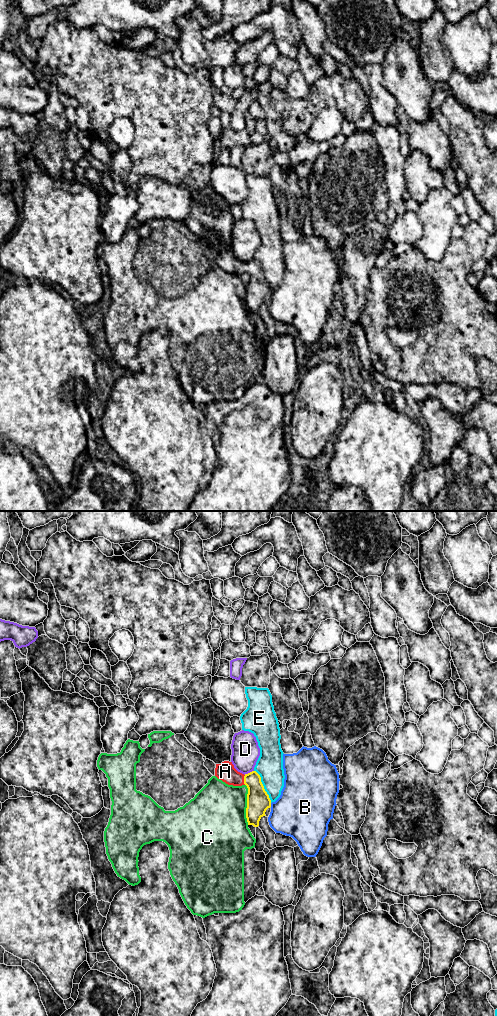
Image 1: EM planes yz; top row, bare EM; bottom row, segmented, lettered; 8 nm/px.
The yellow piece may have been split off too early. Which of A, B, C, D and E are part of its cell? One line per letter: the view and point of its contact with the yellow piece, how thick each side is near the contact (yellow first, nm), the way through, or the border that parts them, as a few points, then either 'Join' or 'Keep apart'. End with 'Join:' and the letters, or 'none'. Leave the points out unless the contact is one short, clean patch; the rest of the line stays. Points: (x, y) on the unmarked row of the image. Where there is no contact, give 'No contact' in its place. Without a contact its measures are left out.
A: Touches yellow at yz (244, 268). Thickness 190 nm (yellow) against 150 nm. Path across: yz (258, 289), (256, 279), (244, 268), (234, 266), (225, 259). Join
B: Touches yellow at yz (270, 293). Thickness 190 nm (yellow) against 420 nm. Keep apart
C: Touches yellow at yz (247, 292). Thickness 190 nm (yellow) against 440 nm. Keep apart
D: Touches yellow at yz (248, 261). Thickness 190 nm (yellow) against 220 nm. Keep apart
E: Touches yellow at yz (263, 274). Thickness 190 nm (yellow) against 220 nm. Keep apart
Join: A

